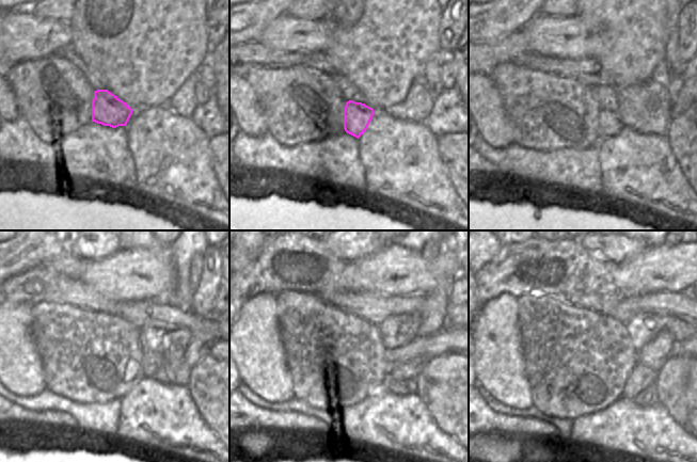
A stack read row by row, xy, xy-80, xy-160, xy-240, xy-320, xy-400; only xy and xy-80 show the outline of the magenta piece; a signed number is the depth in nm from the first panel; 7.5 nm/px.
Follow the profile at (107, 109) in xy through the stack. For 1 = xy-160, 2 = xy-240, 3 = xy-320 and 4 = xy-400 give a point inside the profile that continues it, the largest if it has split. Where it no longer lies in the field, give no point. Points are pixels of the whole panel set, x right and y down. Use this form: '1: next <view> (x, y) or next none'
1: next xy-160 (608, 124)
2: next xy-240 (152, 361)
3: next xy-320 (446, 340)
4: next xy-400 (685, 348)

